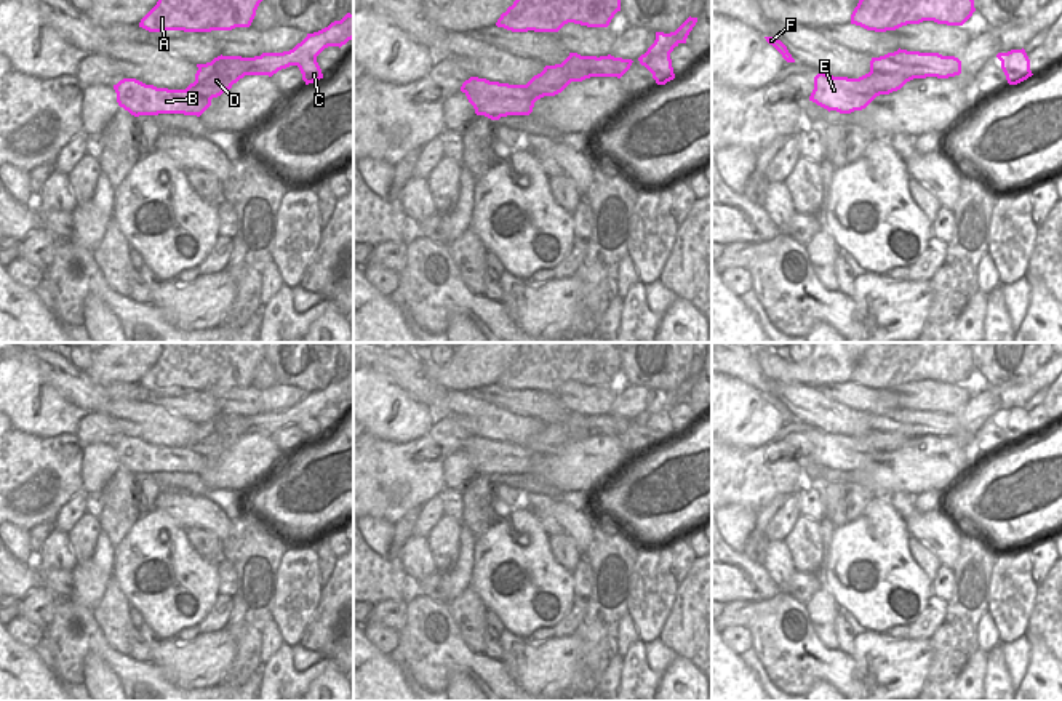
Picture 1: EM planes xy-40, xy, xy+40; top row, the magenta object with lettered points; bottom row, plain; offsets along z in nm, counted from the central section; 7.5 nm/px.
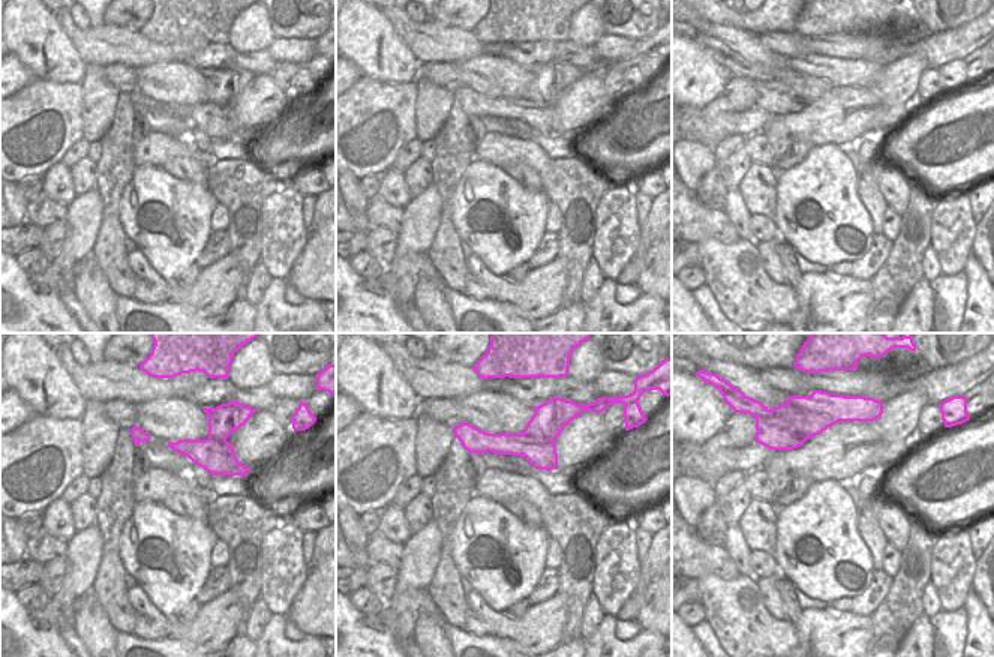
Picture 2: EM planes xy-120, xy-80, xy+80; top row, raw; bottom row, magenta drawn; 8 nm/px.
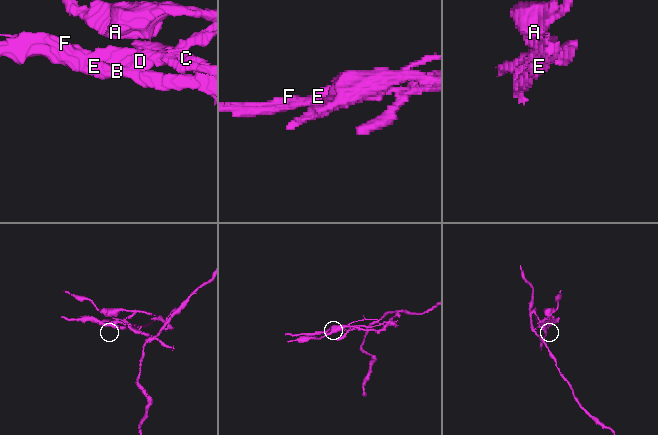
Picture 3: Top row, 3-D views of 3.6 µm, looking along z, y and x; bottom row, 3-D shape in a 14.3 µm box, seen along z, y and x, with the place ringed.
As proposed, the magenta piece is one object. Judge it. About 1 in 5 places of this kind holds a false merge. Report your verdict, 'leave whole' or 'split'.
split

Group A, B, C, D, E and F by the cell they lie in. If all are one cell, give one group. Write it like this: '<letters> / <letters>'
A C D / B E F

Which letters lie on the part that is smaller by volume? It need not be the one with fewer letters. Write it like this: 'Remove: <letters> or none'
Remove: B, E, F

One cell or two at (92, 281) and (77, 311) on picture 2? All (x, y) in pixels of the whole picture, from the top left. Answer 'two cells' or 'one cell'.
two cells

